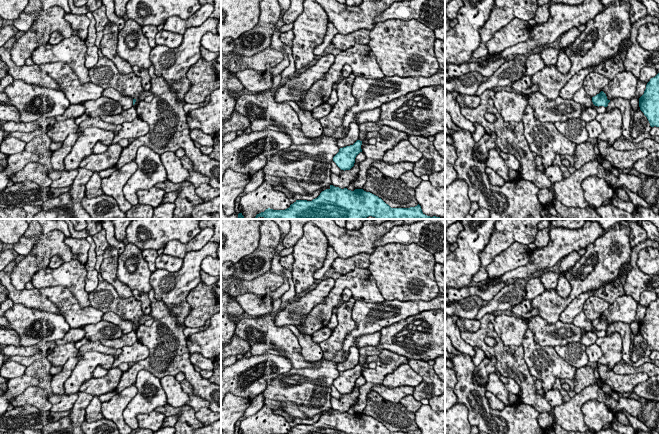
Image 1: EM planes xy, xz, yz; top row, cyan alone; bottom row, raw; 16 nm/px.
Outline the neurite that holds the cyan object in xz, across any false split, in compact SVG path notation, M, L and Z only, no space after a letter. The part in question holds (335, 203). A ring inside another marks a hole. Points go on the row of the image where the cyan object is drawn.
M330 185L320 193L320 195L312 201L296 200L289 208L285 210L266 209L256 215L265 219L365 219L369 216L376 219L439 219L440 217L430 217L422 212L421 206L418 204L410 208L391 208L378 196L366 192L363 189L355 189L354 191L347 188L341 189Z

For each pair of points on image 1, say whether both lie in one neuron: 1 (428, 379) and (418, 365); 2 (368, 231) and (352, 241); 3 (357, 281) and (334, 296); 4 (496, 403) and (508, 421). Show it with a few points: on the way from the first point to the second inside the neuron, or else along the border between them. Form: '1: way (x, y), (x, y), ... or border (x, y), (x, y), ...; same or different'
1: way (428, 376), (421, 368); same
2: way (364, 235), (356, 241); same
3: way (351, 281), (346, 281), (337, 290); same
4: border (486, 390), (485, 397), (489, 405), (502, 410); different

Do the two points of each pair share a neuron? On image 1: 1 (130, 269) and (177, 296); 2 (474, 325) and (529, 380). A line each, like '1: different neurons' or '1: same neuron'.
1: different neurons
2: different neurons

